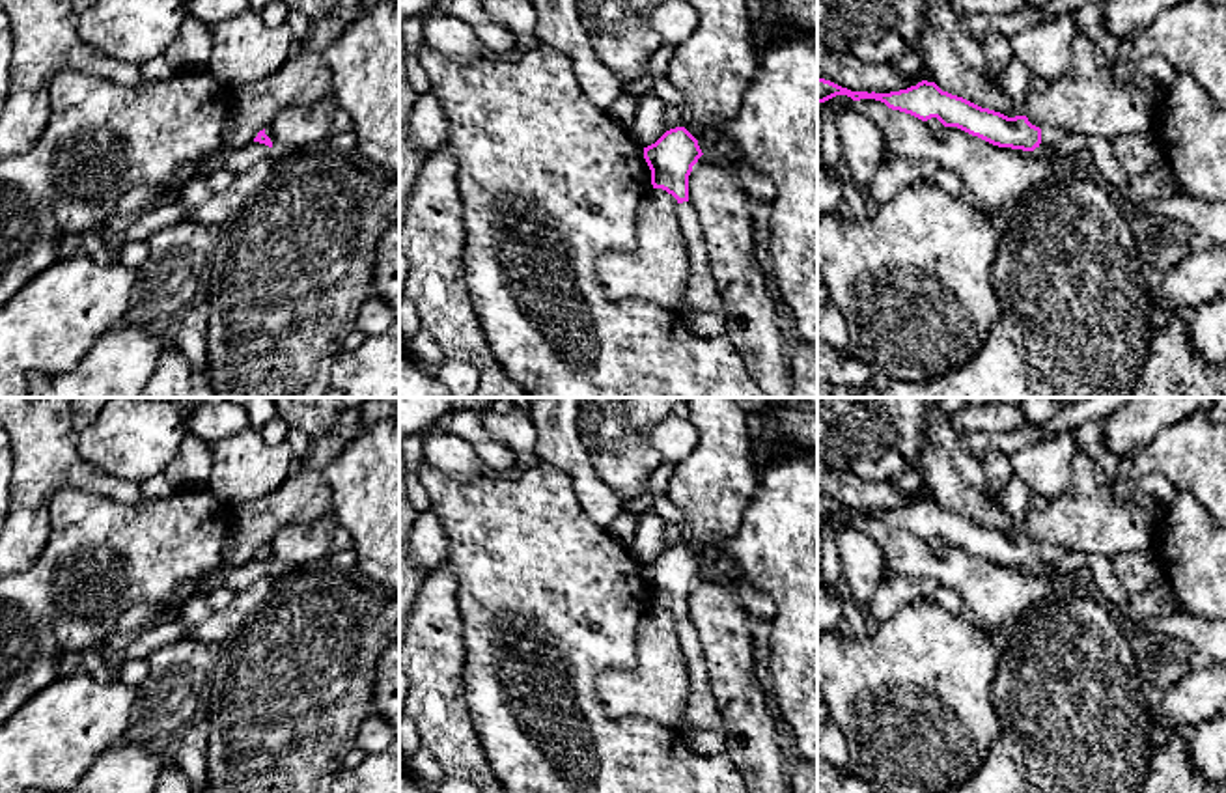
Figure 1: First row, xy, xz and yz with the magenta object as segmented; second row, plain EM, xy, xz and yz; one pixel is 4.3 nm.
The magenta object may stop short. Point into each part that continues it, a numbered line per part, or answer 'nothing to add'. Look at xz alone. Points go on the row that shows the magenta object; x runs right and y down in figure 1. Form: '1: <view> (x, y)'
1: xz (702, 293)

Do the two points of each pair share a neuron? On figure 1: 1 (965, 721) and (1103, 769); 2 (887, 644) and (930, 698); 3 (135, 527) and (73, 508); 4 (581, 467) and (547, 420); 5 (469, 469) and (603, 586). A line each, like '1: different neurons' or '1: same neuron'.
1: different neurons
2: same neuron
3: same neuron
4: same neuron
5: different neurons

